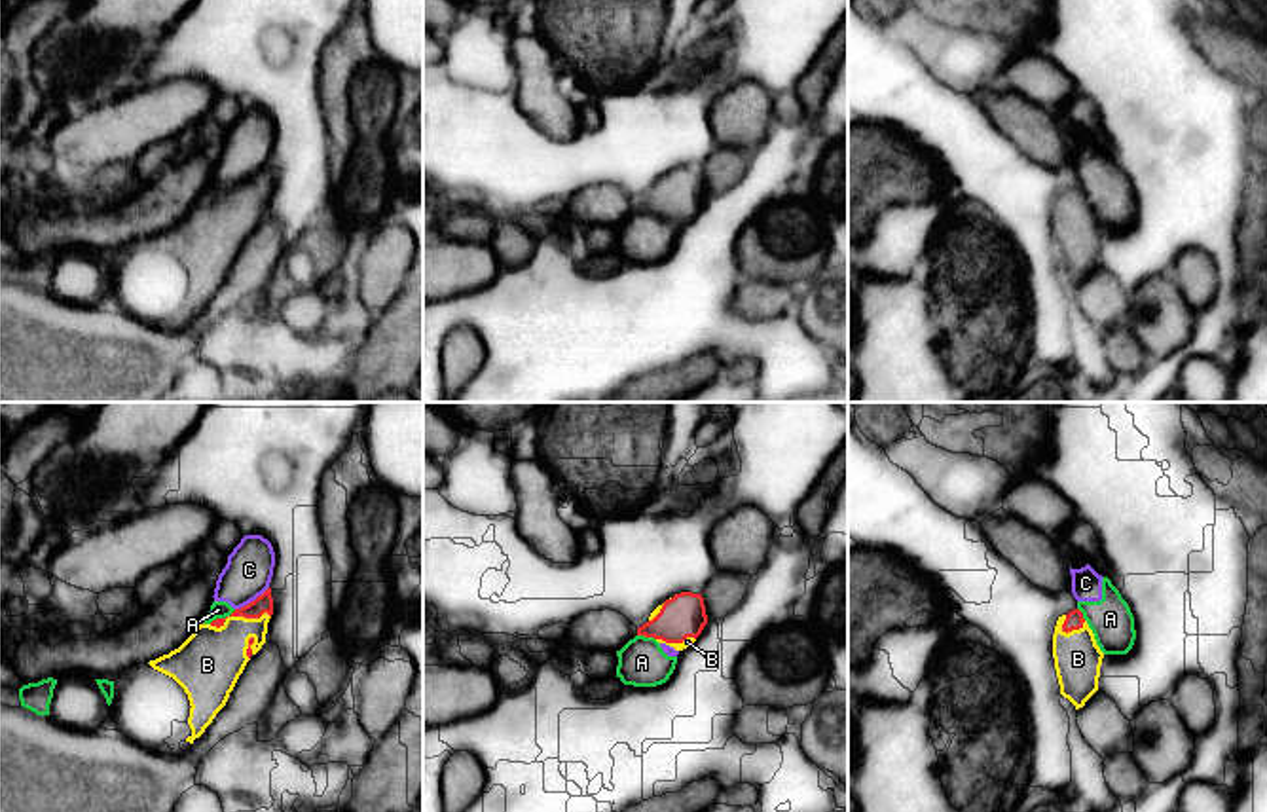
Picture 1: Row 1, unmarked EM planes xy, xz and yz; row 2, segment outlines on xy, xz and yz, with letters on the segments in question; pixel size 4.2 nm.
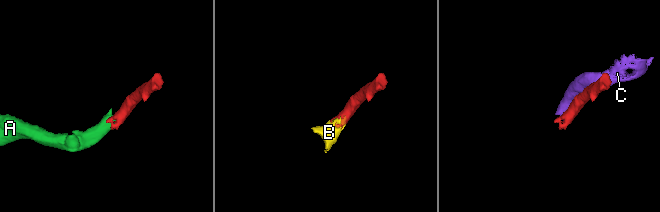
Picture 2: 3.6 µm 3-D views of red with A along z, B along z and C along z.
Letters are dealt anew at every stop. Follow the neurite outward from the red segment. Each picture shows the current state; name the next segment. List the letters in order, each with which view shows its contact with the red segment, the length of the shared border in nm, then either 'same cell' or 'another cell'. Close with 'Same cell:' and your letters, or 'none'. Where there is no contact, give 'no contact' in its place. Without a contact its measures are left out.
A: meets red in xz; contact 80 nm long; another cell
B: meets red in xy; contact 260 nm long; same cell
C: meets red in xy; contact 170 nm long; another cell
Same cell: B

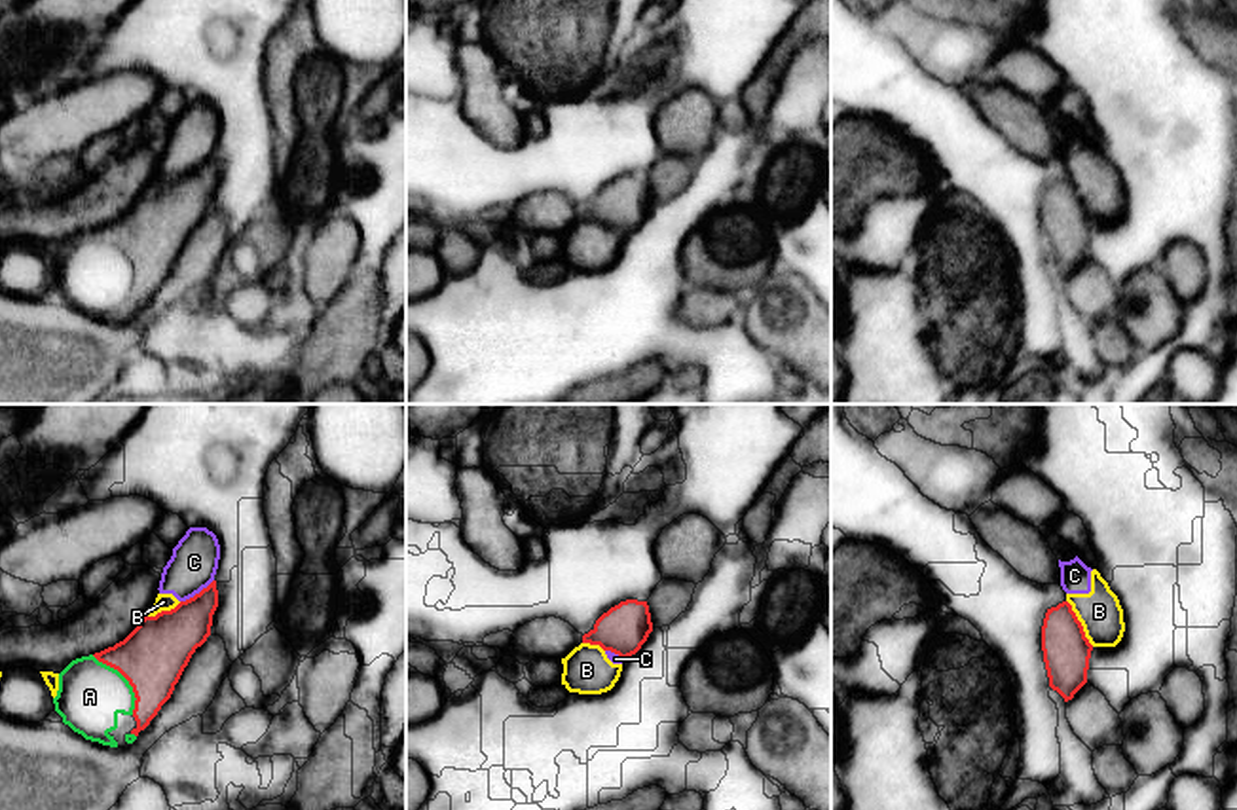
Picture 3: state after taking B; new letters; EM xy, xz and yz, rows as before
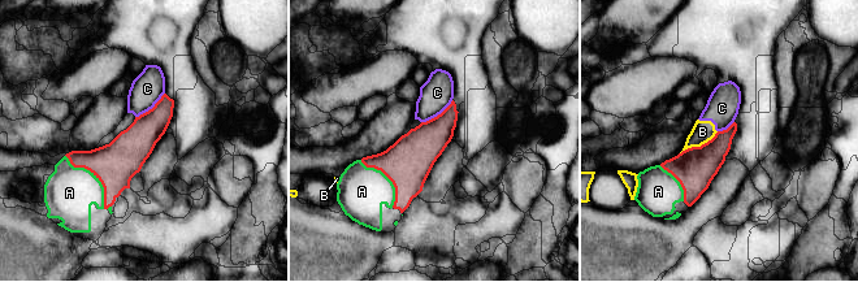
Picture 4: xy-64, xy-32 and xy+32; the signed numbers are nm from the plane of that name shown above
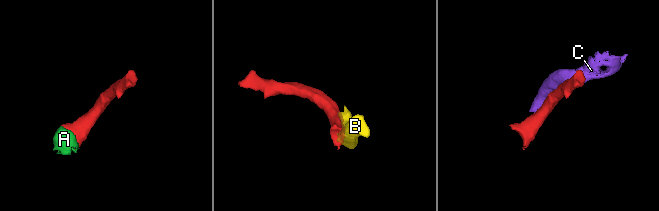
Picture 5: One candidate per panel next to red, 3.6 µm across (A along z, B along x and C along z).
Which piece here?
A: meets red in xy; contact 320 nm long; same cell
B: meets red in yz; contact 240 nm long; another cell
C: meets red in xy; contact 170 nm long; another cell
Same cell: A

